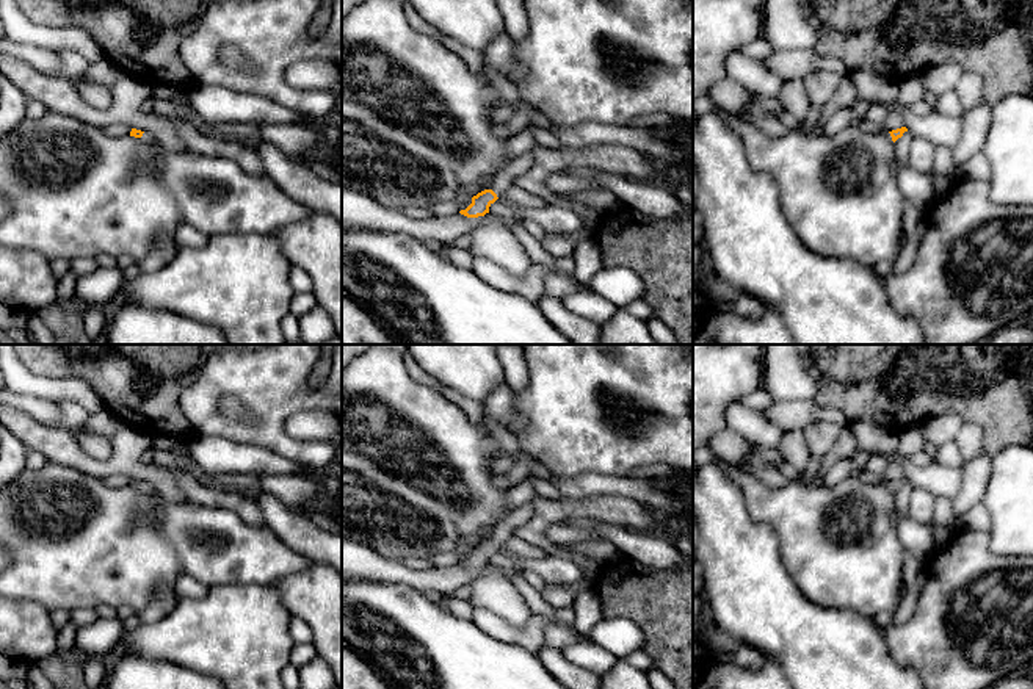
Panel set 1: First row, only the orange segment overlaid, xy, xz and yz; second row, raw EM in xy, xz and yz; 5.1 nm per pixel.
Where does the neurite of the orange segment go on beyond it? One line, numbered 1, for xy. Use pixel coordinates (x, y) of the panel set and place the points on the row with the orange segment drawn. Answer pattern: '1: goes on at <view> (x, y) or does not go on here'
1: goes on at xy (146, 137)

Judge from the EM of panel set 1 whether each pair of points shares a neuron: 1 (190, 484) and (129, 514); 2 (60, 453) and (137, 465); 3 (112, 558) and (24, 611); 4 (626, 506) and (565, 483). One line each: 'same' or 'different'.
1: different
2: same
3: different
4: different

